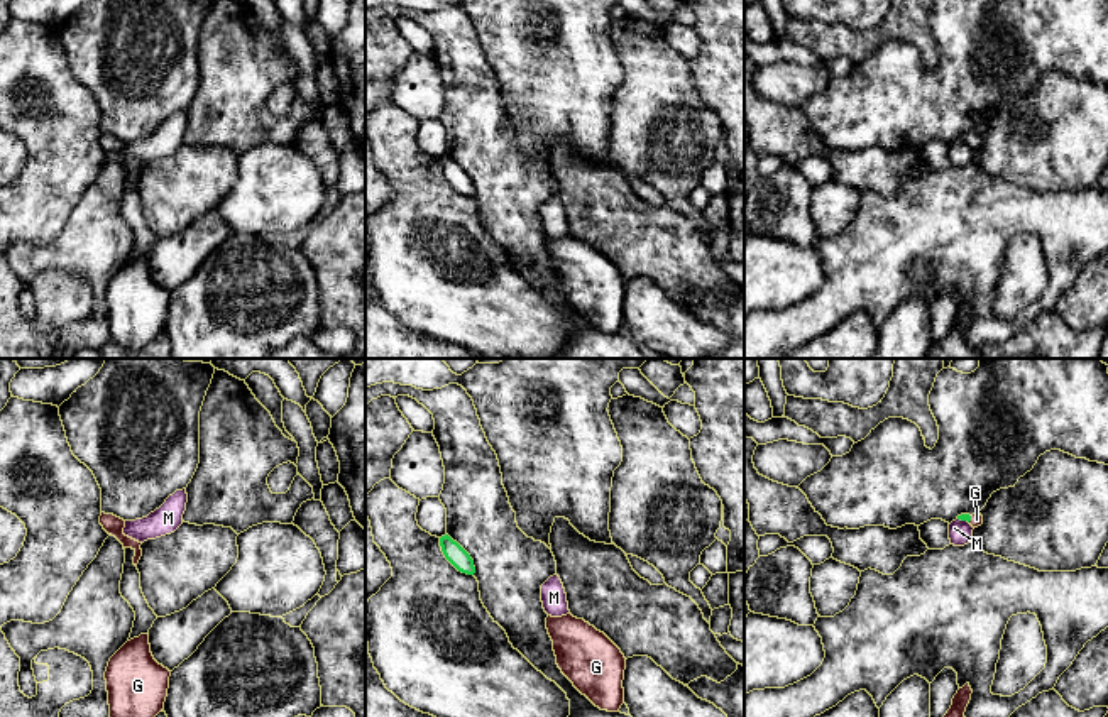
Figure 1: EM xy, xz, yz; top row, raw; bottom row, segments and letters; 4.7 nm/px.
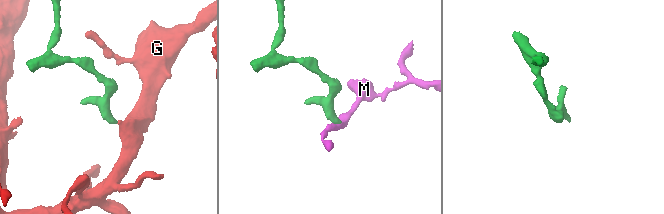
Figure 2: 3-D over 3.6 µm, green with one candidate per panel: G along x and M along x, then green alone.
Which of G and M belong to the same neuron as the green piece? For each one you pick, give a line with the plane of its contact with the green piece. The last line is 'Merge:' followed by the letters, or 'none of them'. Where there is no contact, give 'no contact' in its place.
G: yz
Merge: G

